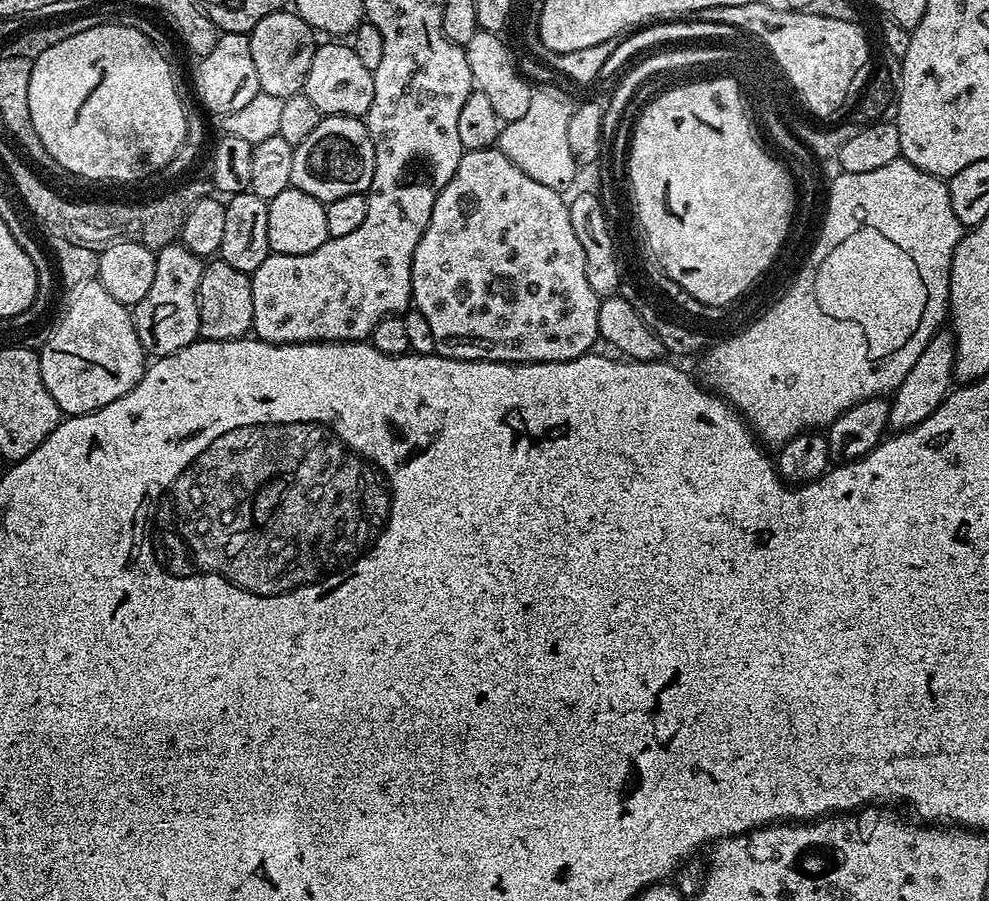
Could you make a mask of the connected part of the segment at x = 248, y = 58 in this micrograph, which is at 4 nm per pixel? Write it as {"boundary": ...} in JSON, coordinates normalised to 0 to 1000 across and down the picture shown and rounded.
{"boundary":[[[222,36],[220,47],[216,47],[216,55],[212,60],[201,63],[198,75],[198,107],[201,119],[207,125],[215,124],[218,131],[229,127],[237,127],[237,122],[245,122],[261,104],[261,78],[257,73],[257,63],[253,61],[253,47],[246,36]]]}

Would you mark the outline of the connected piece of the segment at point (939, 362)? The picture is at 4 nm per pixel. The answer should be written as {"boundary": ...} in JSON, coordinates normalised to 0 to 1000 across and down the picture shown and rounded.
{"boundary":[[[951,366],[946,368],[936,380],[936,388],[928,393],[928,402],[920,406],[920,415],[912,420],[912,424],[906,430],[900,440],[900,464],[898,474],[902,477],[922,475],[928,468],[940,464],[948,451],[965,431],[967,415],[967,375],[962,367]]]}

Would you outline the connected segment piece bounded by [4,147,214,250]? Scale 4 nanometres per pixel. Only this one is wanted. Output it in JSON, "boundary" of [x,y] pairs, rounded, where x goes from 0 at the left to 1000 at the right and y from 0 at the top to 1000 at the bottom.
{"boundary":[[[15,163],[5,168],[4,178],[12,182],[12,195],[16,195],[16,204],[20,204],[20,211],[16,218],[24,213],[24,219],[19,222],[25,232],[35,243],[41,244],[43,252],[67,264],[76,271],[86,271],[88,275],[100,276],[102,273],[116,271],[119,266],[134,266],[144,273],[155,277],[161,277],[175,270],[182,261],[182,252],[196,224],[215,216],[216,205],[213,199],[194,200],[187,209],[178,209],[159,222],[150,222],[147,226],[120,226],[117,222],[68,222],[60,218],[44,200],[39,200],[32,192],[33,183],[26,180],[20,172],[12,178],[12,172],[17,170]]]}

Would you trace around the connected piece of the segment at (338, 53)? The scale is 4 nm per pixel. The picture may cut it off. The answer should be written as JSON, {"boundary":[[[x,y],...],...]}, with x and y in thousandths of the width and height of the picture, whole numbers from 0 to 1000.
{"boundary":[[[332,47],[325,48],[320,54],[317,64],[313,69],[313,82],[309,82],[307,105],[322,118],[325,130],[330,129],[358,129],[371,130],[374,113],[378,113],[378,87],[362,60],[358,60],[355,48]]]}

